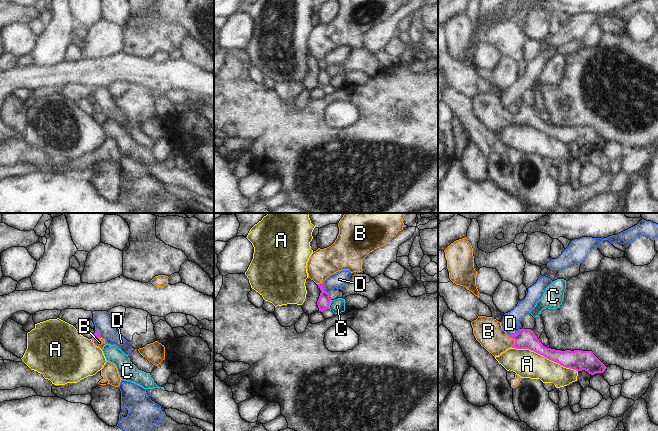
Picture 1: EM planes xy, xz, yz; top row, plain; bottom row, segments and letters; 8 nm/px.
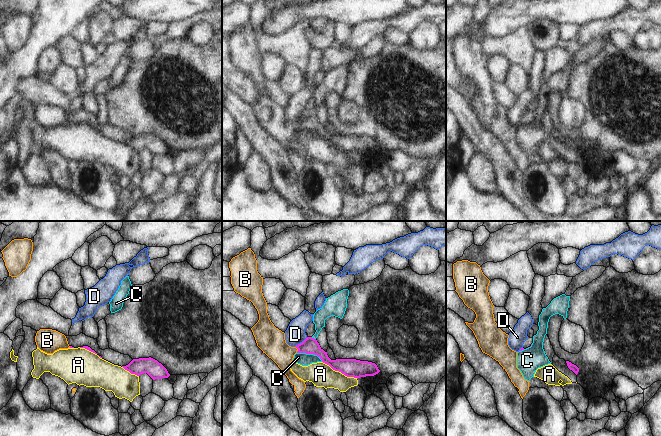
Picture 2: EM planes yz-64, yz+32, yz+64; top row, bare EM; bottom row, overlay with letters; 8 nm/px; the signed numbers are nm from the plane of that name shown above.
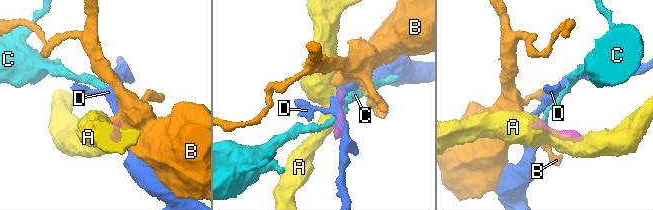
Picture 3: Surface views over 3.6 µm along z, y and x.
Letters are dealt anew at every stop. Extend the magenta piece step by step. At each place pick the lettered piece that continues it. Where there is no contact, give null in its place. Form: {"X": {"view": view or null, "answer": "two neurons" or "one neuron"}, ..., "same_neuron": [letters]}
{"A": {"view": "yz", "answer": "two neurons"}, "B": {"view": "yz", "answer": "one neuron"}, "C": {"view": "xz", "answer": "two neurons"}, "D": {"view": "xz", "answer": "two neurons"}, "same_neuron": ["B"]}

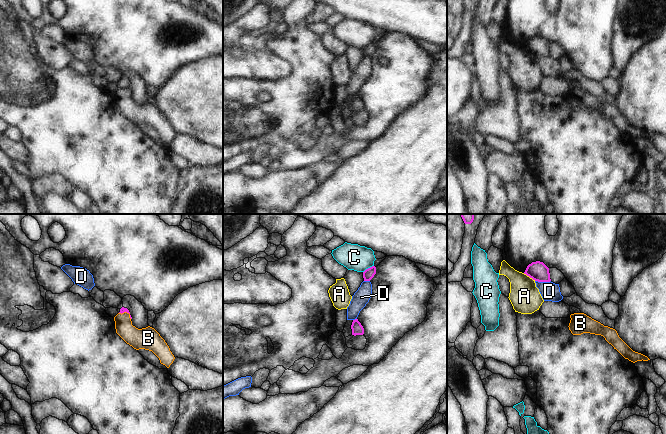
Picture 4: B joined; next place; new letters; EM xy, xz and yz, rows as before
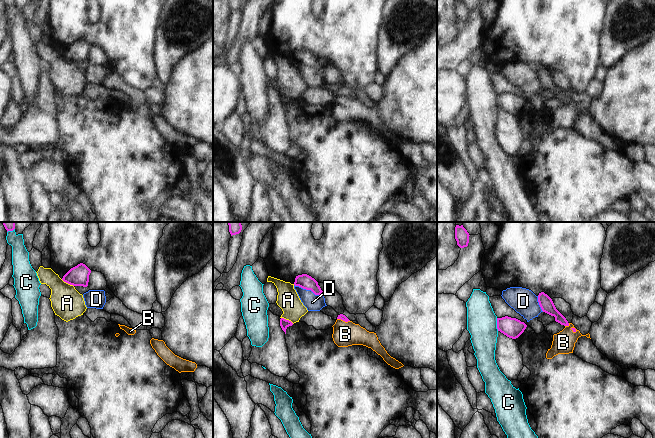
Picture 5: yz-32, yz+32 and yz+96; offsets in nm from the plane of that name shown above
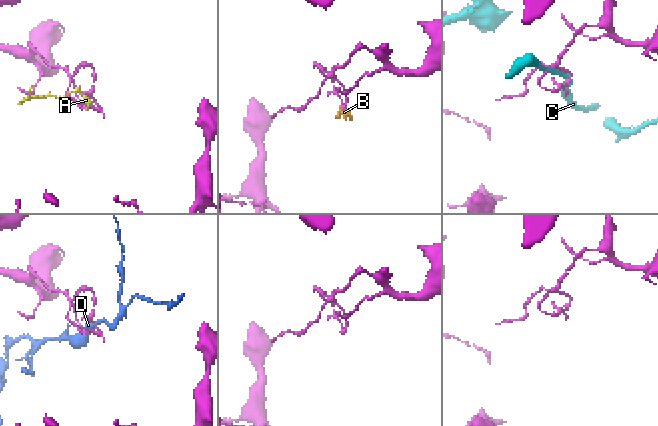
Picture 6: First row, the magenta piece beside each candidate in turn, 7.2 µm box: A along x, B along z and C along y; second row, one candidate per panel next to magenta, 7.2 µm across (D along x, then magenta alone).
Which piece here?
{"A": {"view": "yz", "answer": "two neurons"}, "B": {"view": "xy", "answer": "one neuron"}, "C": {"view": "xz", "answer": "two neurons"}, "D": {"view": "yz", "answer": "two neurons"}, "same_neuron": ["B"]}

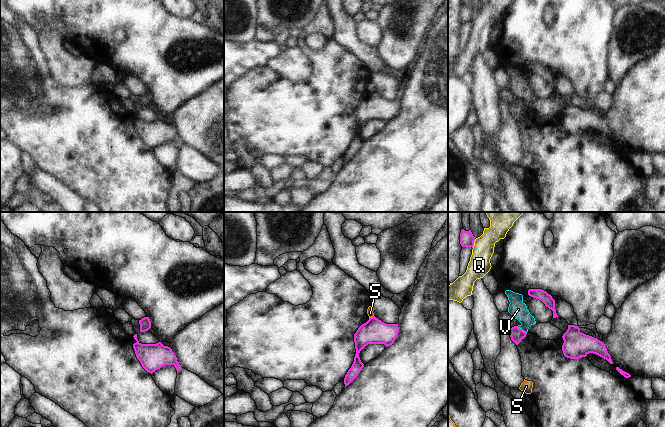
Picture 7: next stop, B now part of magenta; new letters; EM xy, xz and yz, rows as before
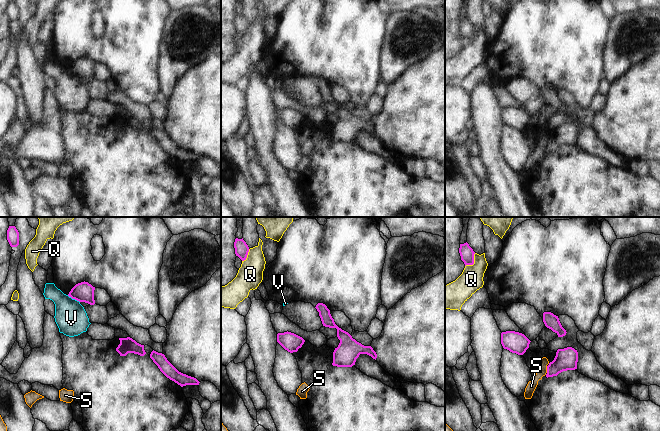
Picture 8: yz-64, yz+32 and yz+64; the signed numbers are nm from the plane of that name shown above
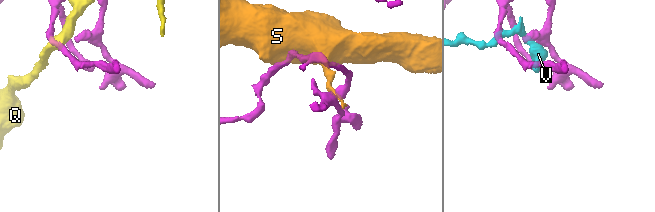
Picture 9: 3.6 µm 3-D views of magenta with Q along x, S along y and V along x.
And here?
{"Q": {"view": "yz", "answer": "two neurons"}, "S": {"view": "xz", "answer": "two neurons"}, "V": {"view": "yz", "answer": "two neurons"}, "same_neuron": []}

